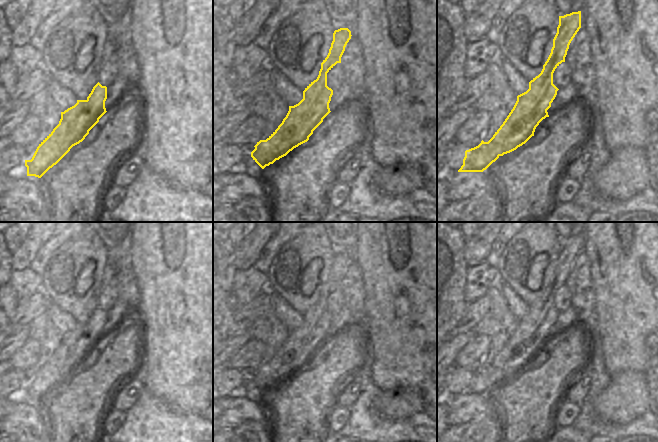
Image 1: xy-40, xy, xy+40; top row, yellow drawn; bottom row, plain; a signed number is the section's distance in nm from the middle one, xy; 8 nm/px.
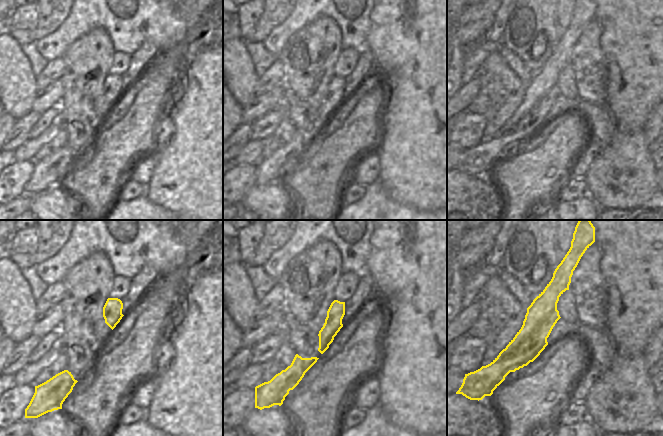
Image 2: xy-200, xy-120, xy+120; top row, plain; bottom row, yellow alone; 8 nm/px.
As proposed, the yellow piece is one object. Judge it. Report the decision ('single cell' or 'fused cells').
fused cells

